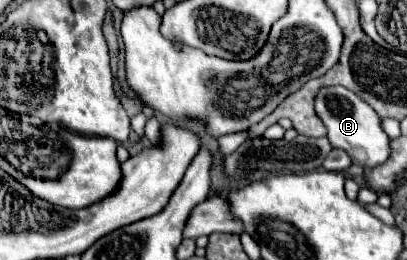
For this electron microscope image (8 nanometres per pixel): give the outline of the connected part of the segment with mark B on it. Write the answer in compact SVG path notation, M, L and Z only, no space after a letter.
M343 86L321 88L315 96L315 112L323 120L327 128L327 138L331 140L333 148L343 148L351 156L353 164L359 164L363 168L375 168L389 158L389 136L379 126L379 116L355 92Z

